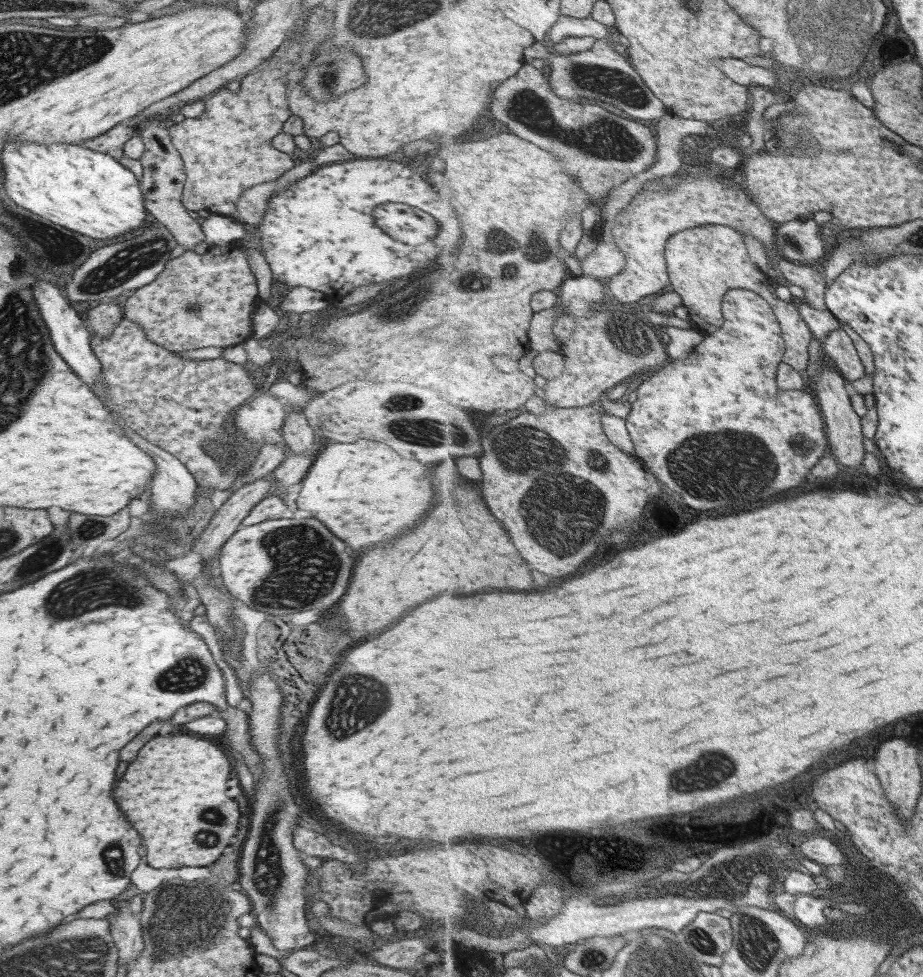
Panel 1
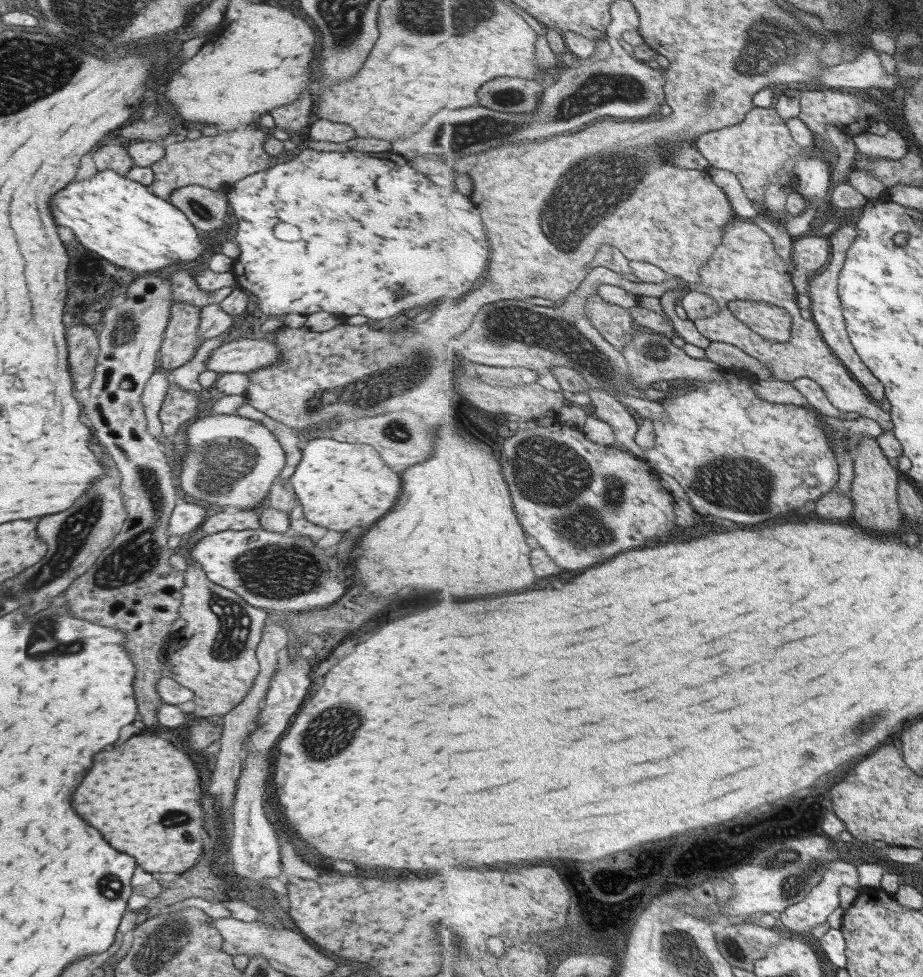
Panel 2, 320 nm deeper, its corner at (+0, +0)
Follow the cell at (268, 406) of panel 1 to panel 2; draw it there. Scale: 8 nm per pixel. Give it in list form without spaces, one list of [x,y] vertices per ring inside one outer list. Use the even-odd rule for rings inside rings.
[[[213,414],[196,418],[187,425],[184,444],[187,451],[180,457],[181,472],[176,486],[184,499],[191,498],[199,505],[216,504],[226,510],[257,510],[259,500],[268,494],[272,482],[278,478],[284,465],[285,454],[271,432],[260,423],[235,414]]]

